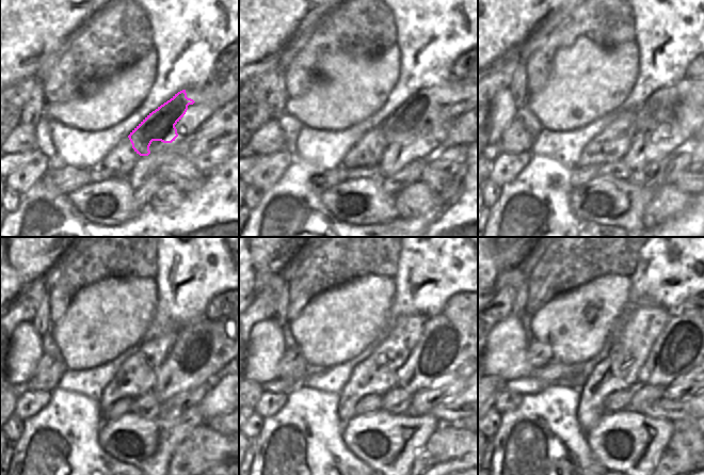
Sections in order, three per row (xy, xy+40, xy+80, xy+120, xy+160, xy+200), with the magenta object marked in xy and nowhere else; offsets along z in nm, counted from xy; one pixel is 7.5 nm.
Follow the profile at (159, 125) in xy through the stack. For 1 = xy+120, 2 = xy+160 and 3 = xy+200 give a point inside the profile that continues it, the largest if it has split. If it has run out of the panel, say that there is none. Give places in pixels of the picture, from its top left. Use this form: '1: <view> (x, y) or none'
1: xy+120 (174, 355)
2: xy+160 (410, 364)
3: xy+200 (652, 359)

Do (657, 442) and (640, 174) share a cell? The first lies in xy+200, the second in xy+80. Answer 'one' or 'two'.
two

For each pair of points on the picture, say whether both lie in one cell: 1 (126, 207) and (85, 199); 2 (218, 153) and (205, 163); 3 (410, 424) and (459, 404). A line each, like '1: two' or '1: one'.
1: one
2: one
3: two

